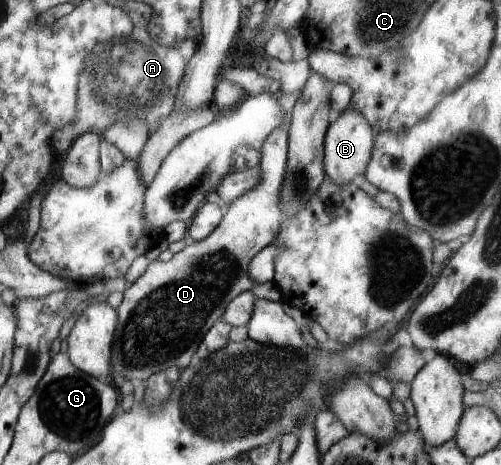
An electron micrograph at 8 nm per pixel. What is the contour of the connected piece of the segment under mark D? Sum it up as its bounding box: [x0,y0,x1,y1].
[110,111,292,380]

